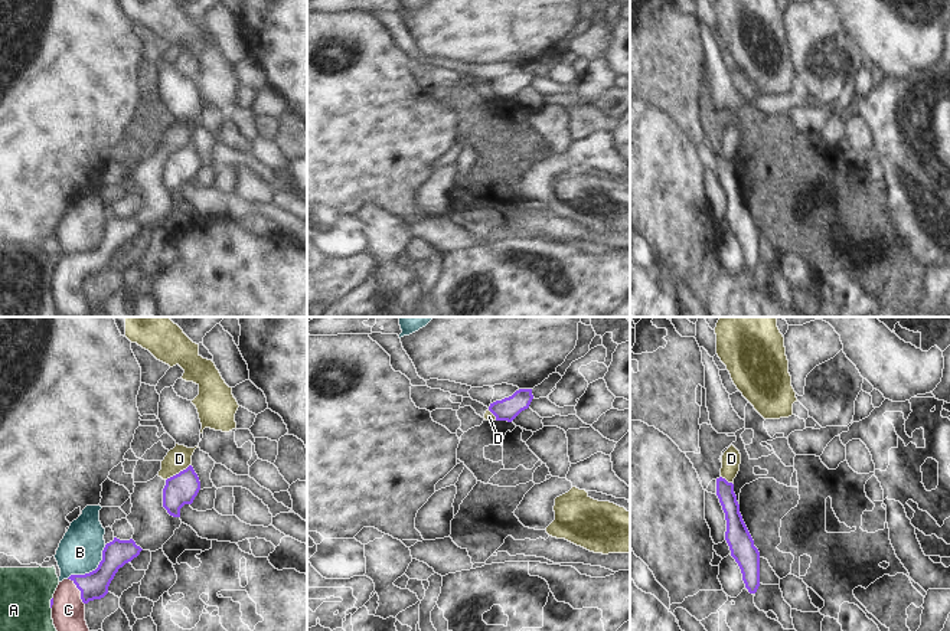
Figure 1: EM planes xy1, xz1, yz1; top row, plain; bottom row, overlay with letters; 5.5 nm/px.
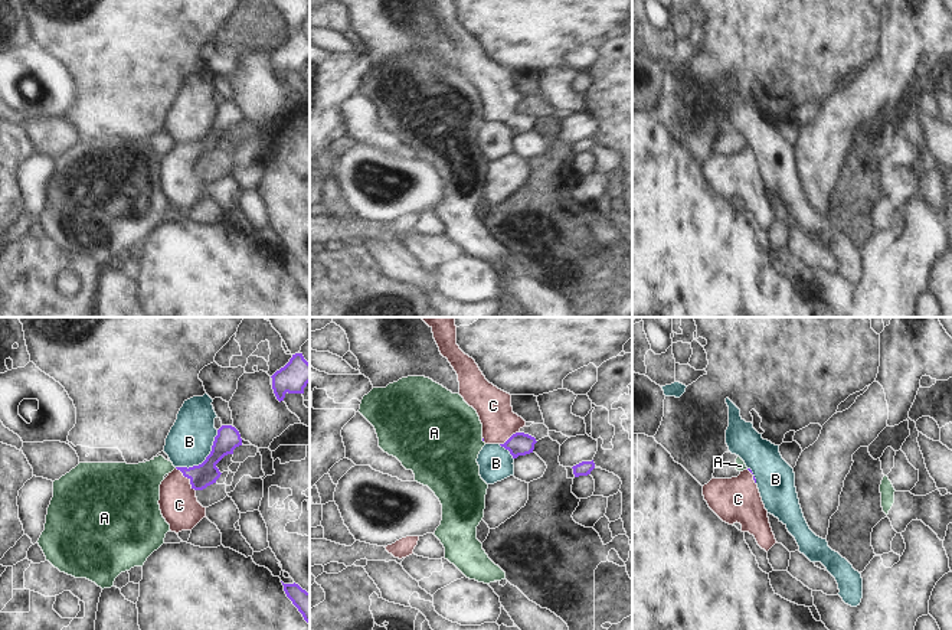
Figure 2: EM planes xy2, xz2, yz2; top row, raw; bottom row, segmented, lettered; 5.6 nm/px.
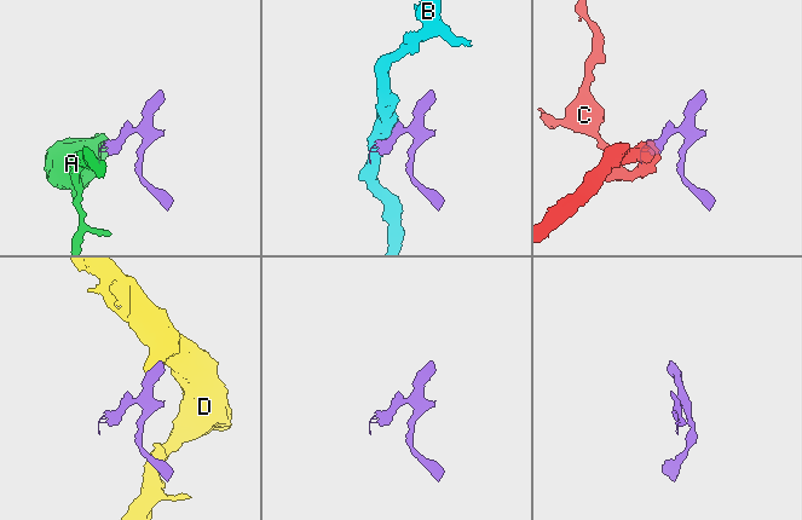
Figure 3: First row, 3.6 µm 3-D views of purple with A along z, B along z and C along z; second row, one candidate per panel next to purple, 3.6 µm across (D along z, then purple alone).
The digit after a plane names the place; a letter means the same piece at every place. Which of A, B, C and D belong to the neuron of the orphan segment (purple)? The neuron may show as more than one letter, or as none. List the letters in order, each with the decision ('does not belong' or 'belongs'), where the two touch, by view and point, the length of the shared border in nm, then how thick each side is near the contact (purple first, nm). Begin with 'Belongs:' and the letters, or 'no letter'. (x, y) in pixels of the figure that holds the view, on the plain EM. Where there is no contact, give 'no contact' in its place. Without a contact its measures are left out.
Belongs: C
A: does not belong; meets purple in xy1 at (51, 280); contact 70 nm long; 20 nm thick on the purple side, 300 nm on the other
B: does not belong; meets purple in xy2 at (206, 136); contact 320 nm long; 140 nm thick on the purple side, 260 nm on the other
C: belongs; meets purple in xy1 at (80, 267); contact 180 nm long; 160 nm thick on the purple side, 190 nm on the other
D: does not belong; meets purple in xy1 at (179, 150); contact 170 nm long; 170 nm thick on the purple side, 140 nm on the other

